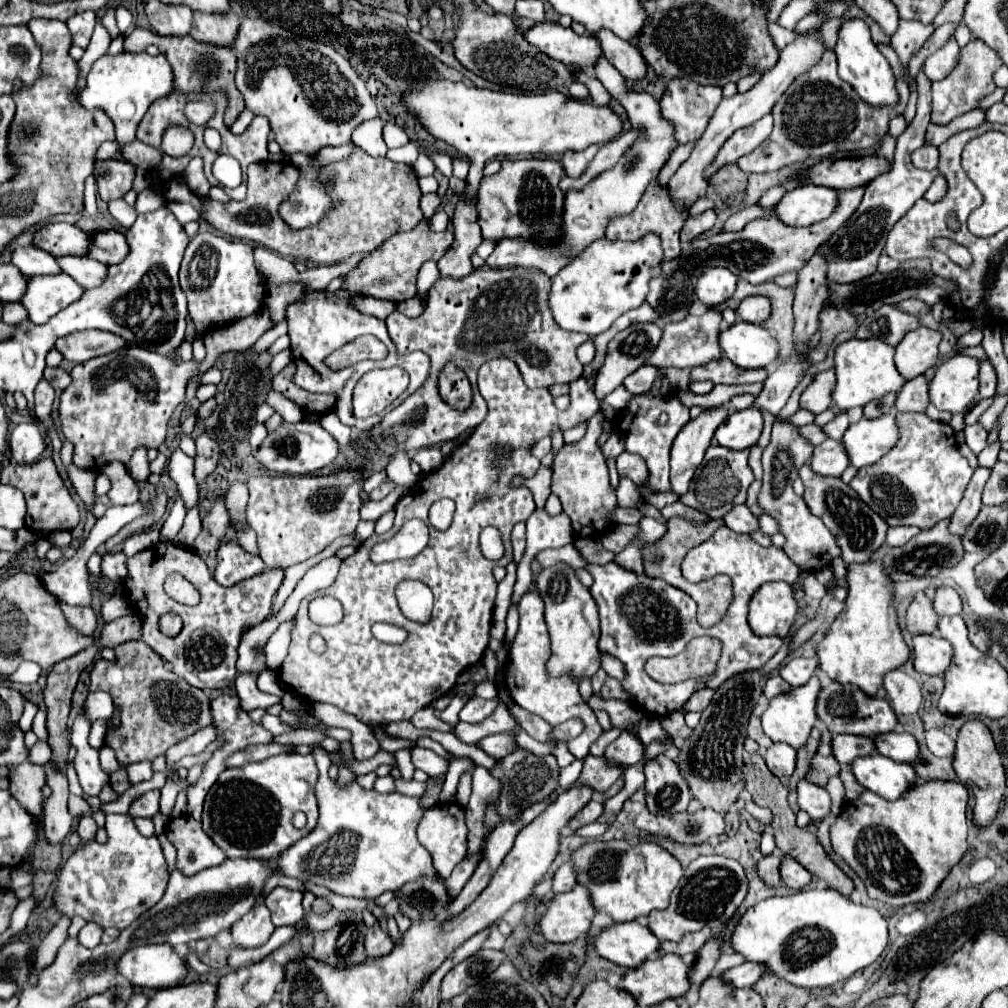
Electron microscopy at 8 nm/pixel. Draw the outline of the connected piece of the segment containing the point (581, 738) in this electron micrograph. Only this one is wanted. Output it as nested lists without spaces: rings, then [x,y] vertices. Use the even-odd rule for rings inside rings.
[[[535,590],[523,594],[519,602],[519,616],[519,630],[509,646],[509,662],[505,664],[505,686],[515,704],[533,714],[539,714],[549,724],[559,724],[569,718],[581,718],[585,730],[577,738],[571,738],[567,742],[567,748],[573,756],[585,758],[589,754],[589,746],[601,736],[603,728],[599,726],[595,712],[581,698],[578,684],[570,675],[552,678],[547,674],[547,660],[551,658],[551,640],[543,616],[543,600]]]

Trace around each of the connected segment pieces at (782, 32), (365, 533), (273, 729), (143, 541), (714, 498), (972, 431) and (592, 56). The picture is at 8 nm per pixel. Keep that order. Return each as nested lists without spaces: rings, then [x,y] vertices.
[[[773,22],[773,24],[769,24],[769,36],[771,36],[775,48],[777,48],[777,50],[783,50],[787,44],[791,44],[791,42],[797,38],[797,32],[785,30],[785,28],[781,28],[777,22]]]
[[[359,522],[359,526],[355,528],[355,532],[353,532],[353,538],[357,538],[357,540],[367,540],[371,534],[373,534],[373,528],[375,528],[375,522]]]
[[[267,713],[263,716],[261,724],[264,728],[269,730],[274,736],[283,733],[288,733],[293,730],[291,727],[284,725],[279,720],[279,717]]]
[[[151,528],[151,530],[147,530],[147,532],[129,536],[129,538],[123,542],[123,552],[125,552],[127,556],[135,556],[135,554],[147,550],[147,548],[153,548],[157,542],[159,542],[159,530],[157,530],[157,528]]]
[[[709,446],[703,466],[697,470],[689,492],[681,498],[683,504],[707,514],[709,518],[723,518],[735,504],[745,504],[747,488],[753,482],[753,472],[747,464],[749,450],[727,450],[723,446]]]
[[[971,424],[965,428],[965,444],[973,454],[979,454],[987,446],[987,432],[981,424]]]
[[[539,22],[531,30],[527,30],[525,36],[527,42],[537,46],[543,54],[567,66],[593,68],[603,54],[599,40],[595,40],[595,36],[577,36],[571,28],[563,28],[555,22]]]

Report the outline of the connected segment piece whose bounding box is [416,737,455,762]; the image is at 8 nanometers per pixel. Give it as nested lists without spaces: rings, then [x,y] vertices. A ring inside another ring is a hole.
[[[429,737],[419,738],[416,741],[416,745],[419,746],[419,747],[429,748],[429,749],[433,750],[435,753],[437,753],[441,757],[447,758],[447,760],[449,760],[449,762],[451,762],[451,760],[453,760],[453,758],[455,758],[455,756],[453,756],[453,754],[446,751],[442,747],[441,744],[439,744],[438,742],[432,740]]]

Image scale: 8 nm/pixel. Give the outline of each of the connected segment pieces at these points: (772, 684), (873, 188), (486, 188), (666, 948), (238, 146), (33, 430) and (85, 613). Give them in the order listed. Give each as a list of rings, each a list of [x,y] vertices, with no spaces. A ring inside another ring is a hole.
[[[773,672],[773,674],[765,680],[763,694],[771,700],[771,698],[775,698],[775,696],[779,696],[779,694],[785,694],[787,690],[791,690],[791,686],[789,686],[777,672]]]
[[[923,68],[917,74],[917,92],[919,92],[917,116],[907,126],[907,130],[897,138],[895,160],[893,160],[891,170],[881,174],[879,178],[875,178],[865,188],[865,196],[863,196],[859,208],[847,220],[847,224],[819,248],[819,254],[823,254],[829,264],[829,280],[833,284],[851,284],[851,282],[863,280],[877,272],[877,260],[885,248],[885,240],[887,240],[887,234],[891,232],[891,226],[903,214],[907,214],[907,210],[927,192],[933,178],[939,176],[937,170],[933,170],[933,172],[919,170],[911,164],[913,150],[917,150],[919,146],[925,144],[925,128],[929,124],[929,112],[931,112],[931,80],[923,74]]]
[[[503,160],[495,176],[485,176],[479,188],[477,212],[479,228],[485,238],[501,240],[505,236],[525,236],[533,240],[549,240],[559,236],[563,214],[563,192],[559,178],[563,168],[557,160]]]
[[[703,928],[695,934],[687,934],[681,942],[663,942],[661,944],[661,950],[659,954],[679,954],[679,956],[685,956],[685,954],[697,954],[701,950],[701,946],[711,938],[711,928]]]
[[[215,90],[213,96],[217,96],[217,132],[221,134],[221,150],[219,154],[229,154],[239,160],[243,176],[247,172],[247,166],[251,162],[265,162],[269,158],[269,132],[271,126],[265,116],[257,116],[249,124],[249,128],[241,134],[233,134],[225,122],[223,112],[227,108],[227,94],[225,90]]]
[[[35,422],[17,424],[9,434],[9,442],[11,442],[11,456],[15,458],[15,462],[23,464],[37,462],[45,450],[43,434]]]
[[[61,606],[65,620],[77,630],[83,632],[87,636],[95,636],[95,628],[97,628],[97,618],[95,612],[89,608],[75,608],[75,606]]]

